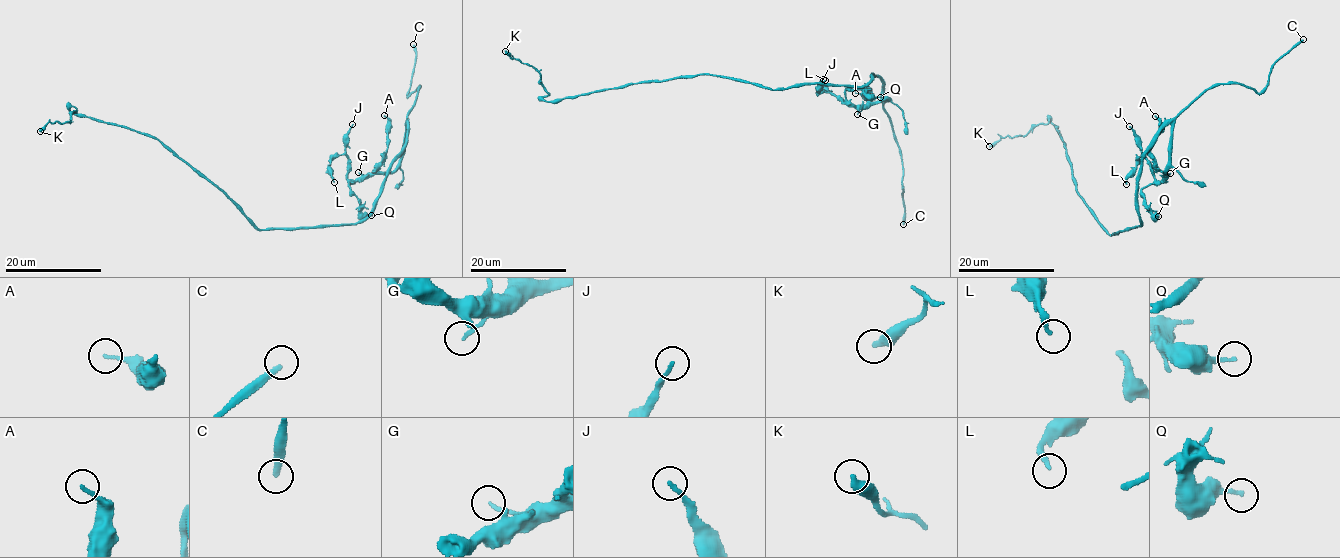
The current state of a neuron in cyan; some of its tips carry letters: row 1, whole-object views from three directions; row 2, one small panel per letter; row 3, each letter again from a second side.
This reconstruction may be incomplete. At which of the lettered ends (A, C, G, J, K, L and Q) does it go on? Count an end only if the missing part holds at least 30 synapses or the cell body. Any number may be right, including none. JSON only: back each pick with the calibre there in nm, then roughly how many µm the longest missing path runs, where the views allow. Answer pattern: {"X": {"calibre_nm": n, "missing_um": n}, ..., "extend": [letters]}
{"C": {"calibre_nm": 280, "missing_um": 160}, "extend": ["C"]}

